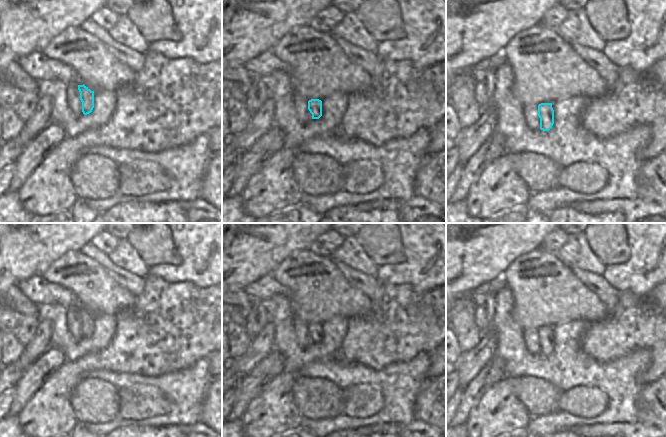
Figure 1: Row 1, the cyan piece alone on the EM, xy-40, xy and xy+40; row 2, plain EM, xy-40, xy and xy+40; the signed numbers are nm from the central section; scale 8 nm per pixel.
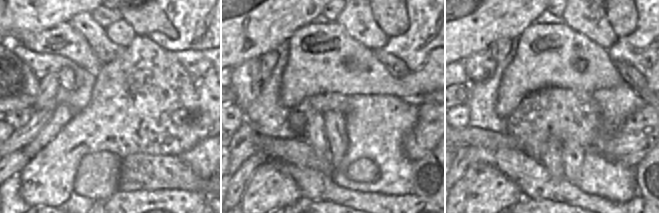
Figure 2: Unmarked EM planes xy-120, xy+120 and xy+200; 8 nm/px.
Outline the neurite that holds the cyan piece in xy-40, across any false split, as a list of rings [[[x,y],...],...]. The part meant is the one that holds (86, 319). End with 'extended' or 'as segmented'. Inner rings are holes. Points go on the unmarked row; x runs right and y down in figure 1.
[[[84,308],[78,309],[78,314],[80,316],[80,324],[82,326],[82,336],[84,339],[87,339],[91,337],[94,332],[94,315],[91,315]]]; as segmented

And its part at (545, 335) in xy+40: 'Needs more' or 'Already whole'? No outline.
Already whole.

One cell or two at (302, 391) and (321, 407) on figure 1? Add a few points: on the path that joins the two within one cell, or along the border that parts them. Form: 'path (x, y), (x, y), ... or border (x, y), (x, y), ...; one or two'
path (307, 396), (316, 402); one

